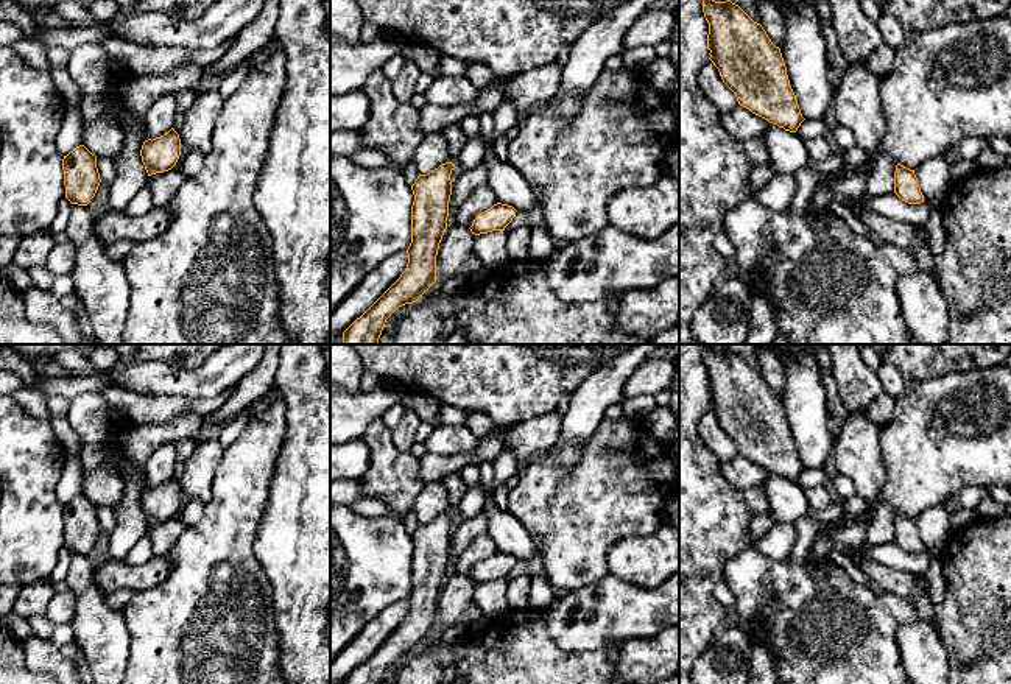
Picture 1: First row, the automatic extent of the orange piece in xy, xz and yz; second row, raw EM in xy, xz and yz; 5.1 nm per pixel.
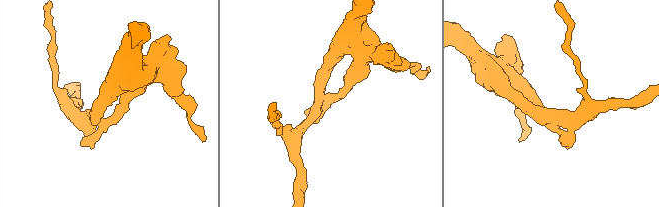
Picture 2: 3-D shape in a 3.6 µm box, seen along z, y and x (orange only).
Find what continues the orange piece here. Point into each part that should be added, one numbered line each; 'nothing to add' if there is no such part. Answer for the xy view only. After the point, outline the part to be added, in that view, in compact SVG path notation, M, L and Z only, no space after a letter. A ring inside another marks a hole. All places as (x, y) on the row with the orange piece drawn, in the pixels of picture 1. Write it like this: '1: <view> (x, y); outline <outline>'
nothing to add

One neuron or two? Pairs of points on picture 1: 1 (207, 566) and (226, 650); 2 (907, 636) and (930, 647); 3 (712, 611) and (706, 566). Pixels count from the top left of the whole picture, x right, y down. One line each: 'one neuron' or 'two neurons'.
1: one neuron
2: one neuron
3: one neuron

